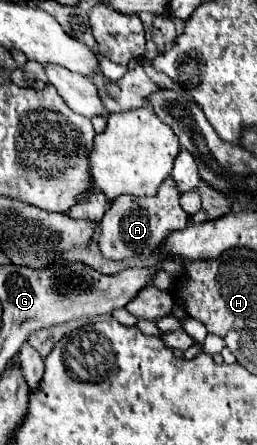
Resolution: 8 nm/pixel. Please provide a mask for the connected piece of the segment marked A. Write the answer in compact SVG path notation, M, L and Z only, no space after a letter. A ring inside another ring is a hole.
M172 178L164 180L156 196L118 196L100 222L96 242L102 254L110 260L126 260L132 256L150 256L160 242L174 230L182 230L188 224L188 214L178 204L180 192Z

